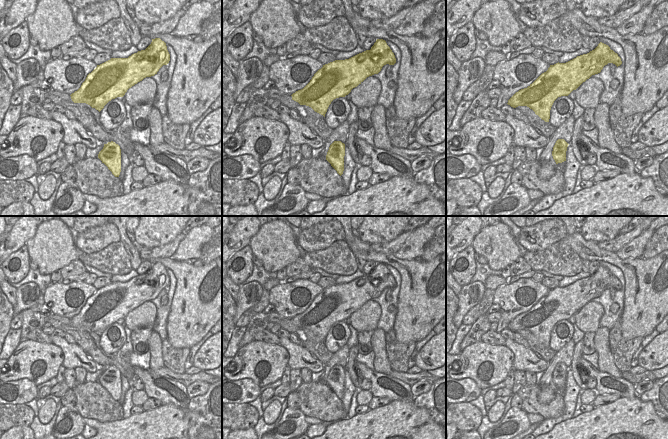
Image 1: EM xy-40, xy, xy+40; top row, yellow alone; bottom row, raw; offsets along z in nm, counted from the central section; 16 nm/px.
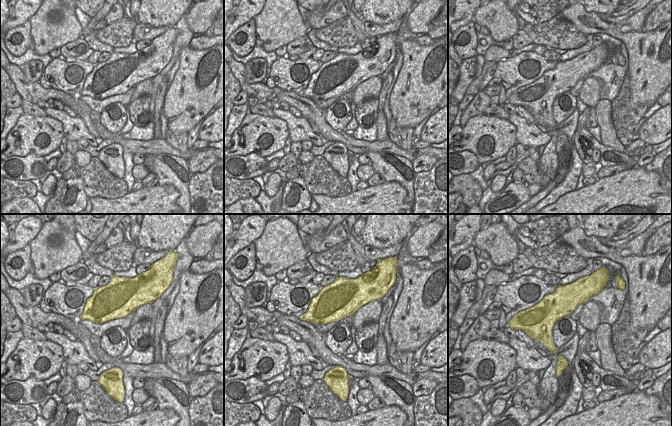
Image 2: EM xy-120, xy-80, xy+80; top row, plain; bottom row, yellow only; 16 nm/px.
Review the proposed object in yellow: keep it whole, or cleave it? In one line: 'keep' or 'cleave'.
keep

